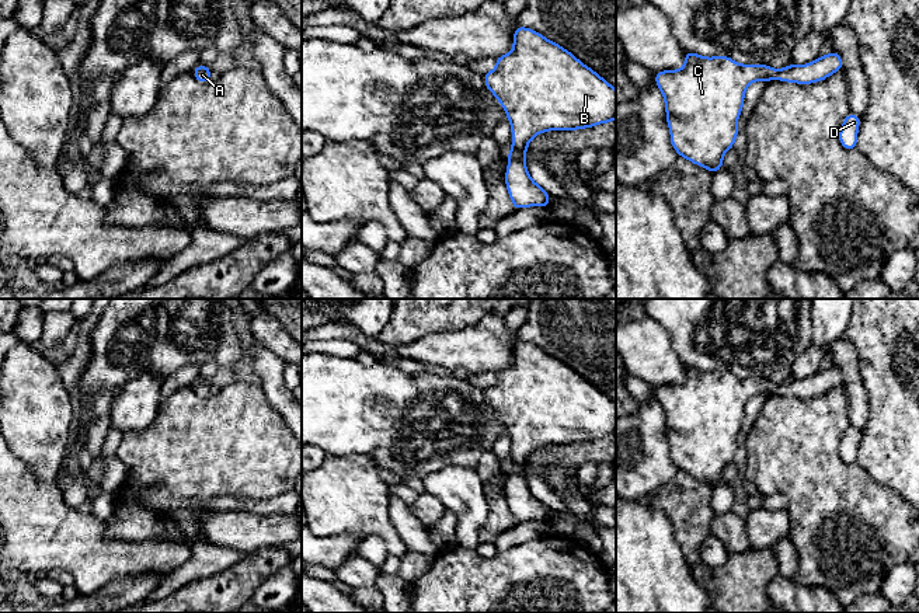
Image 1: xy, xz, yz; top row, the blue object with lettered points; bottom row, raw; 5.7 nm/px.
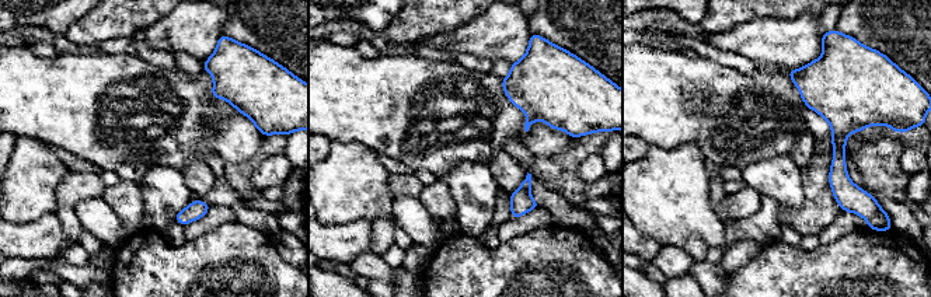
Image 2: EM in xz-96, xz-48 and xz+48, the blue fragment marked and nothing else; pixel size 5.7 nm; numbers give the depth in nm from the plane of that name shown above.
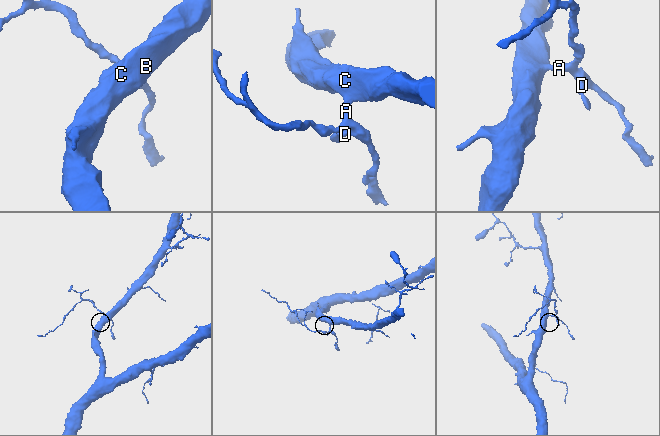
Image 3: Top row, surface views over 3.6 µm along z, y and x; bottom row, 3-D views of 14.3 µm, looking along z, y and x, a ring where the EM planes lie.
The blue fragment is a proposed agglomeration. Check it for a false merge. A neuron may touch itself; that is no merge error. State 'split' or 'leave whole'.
leave whole

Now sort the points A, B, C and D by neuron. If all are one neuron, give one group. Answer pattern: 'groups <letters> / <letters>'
groups A B C D

